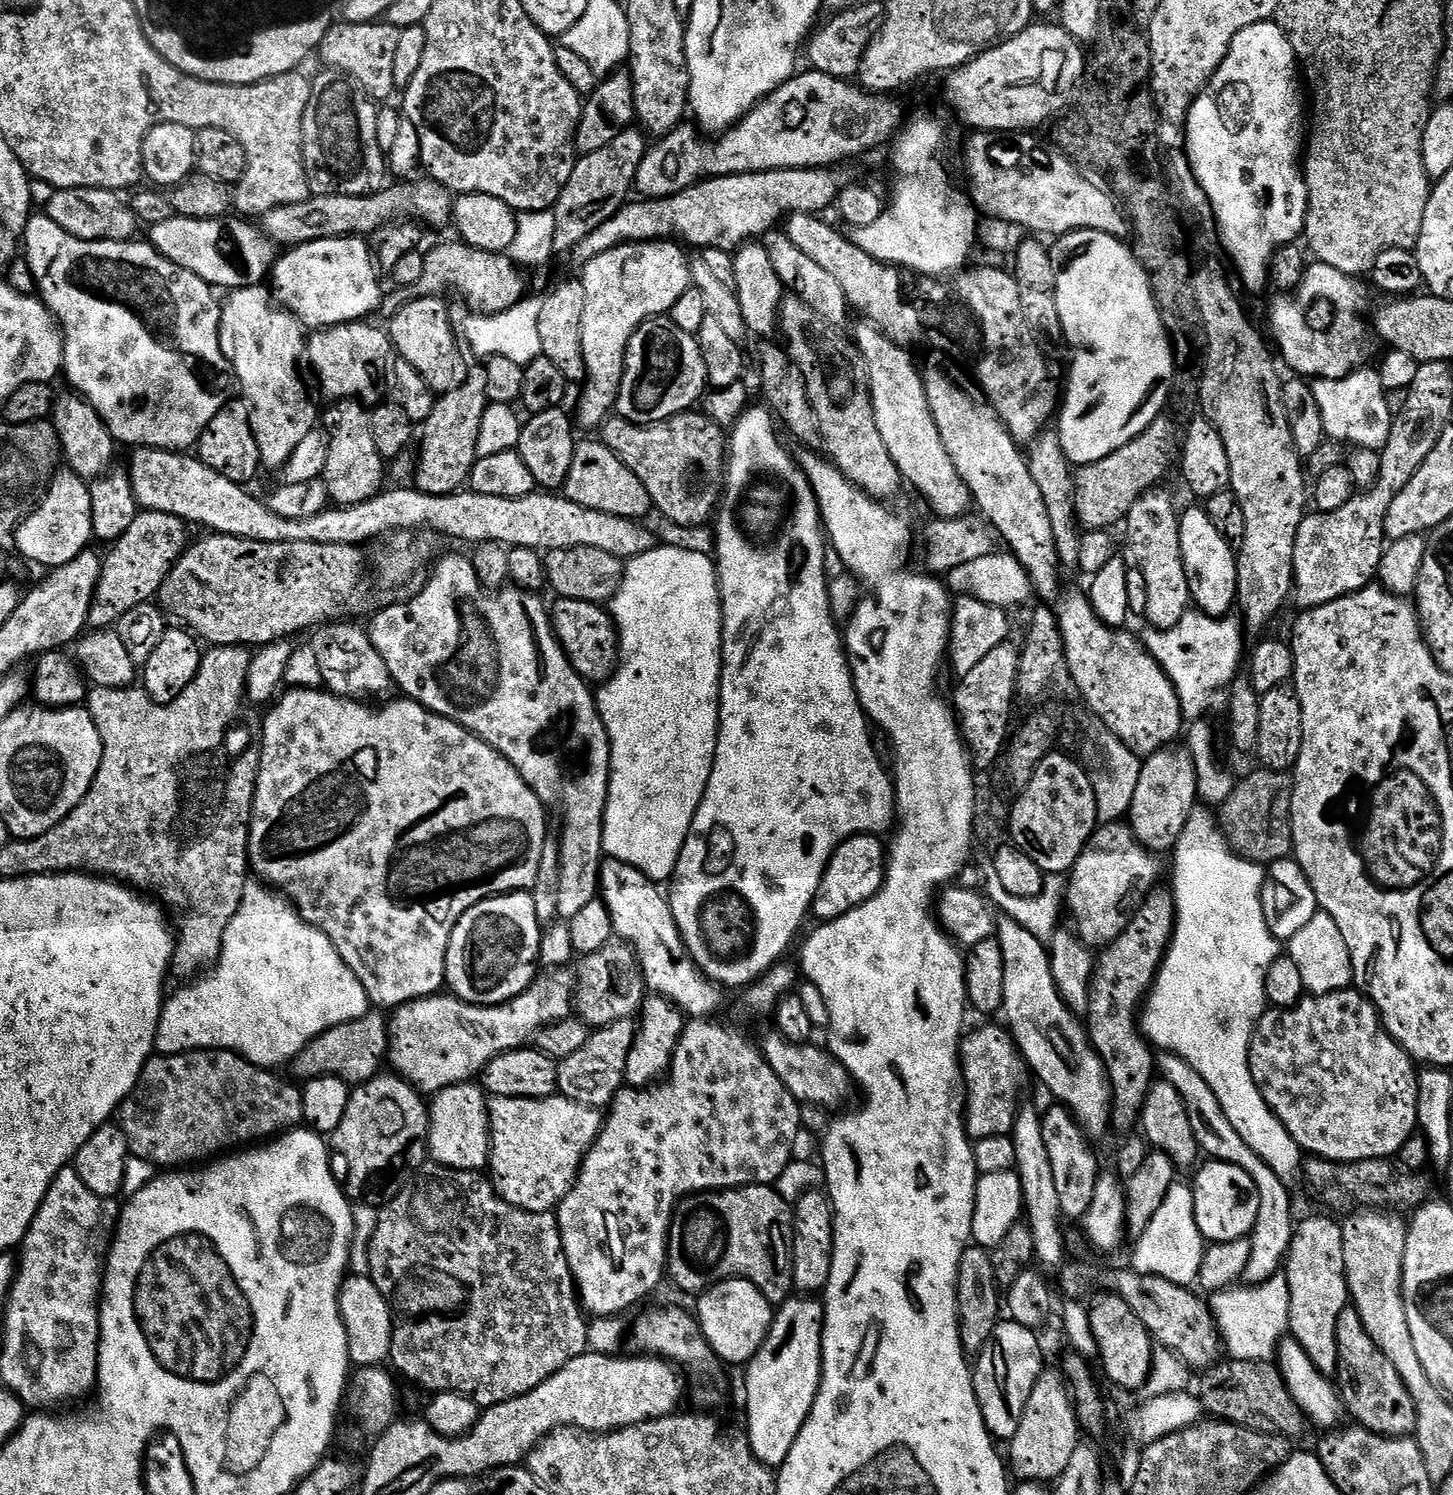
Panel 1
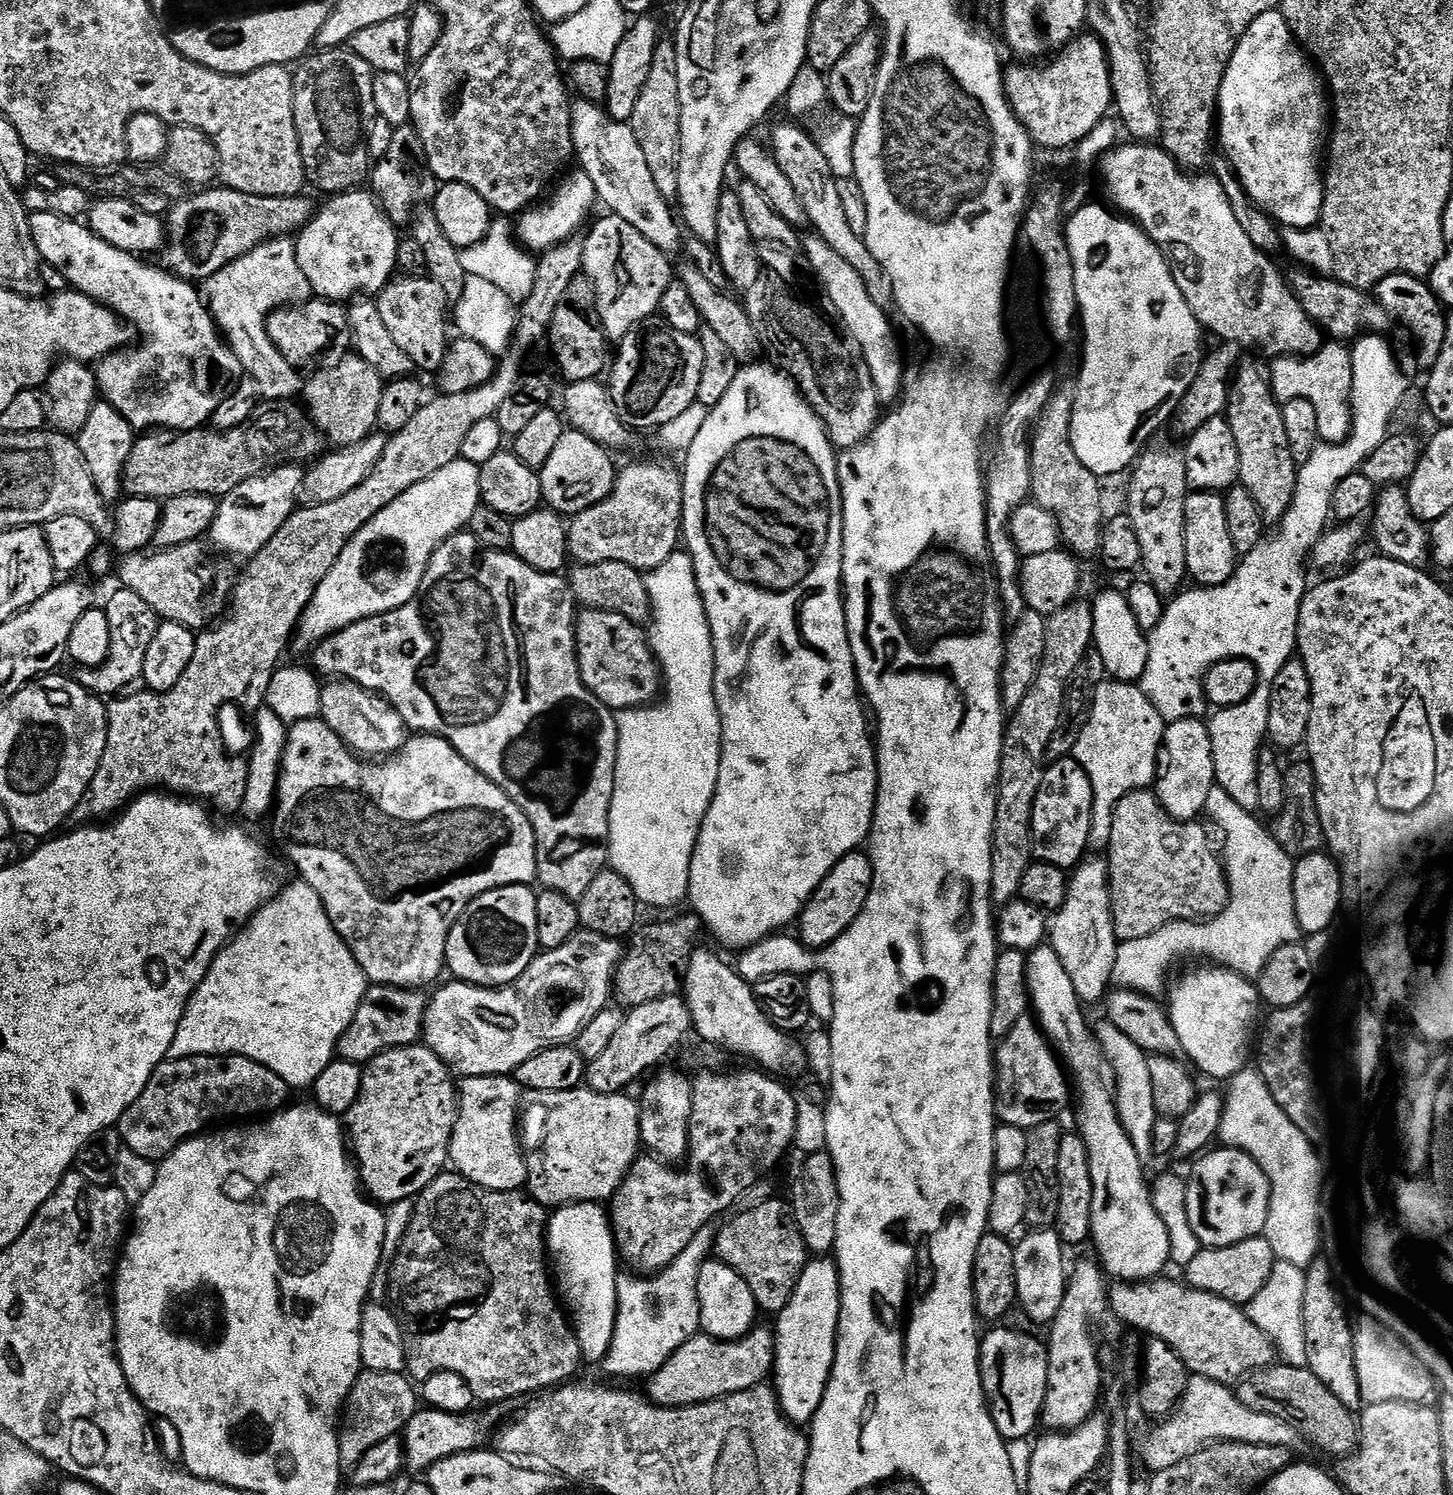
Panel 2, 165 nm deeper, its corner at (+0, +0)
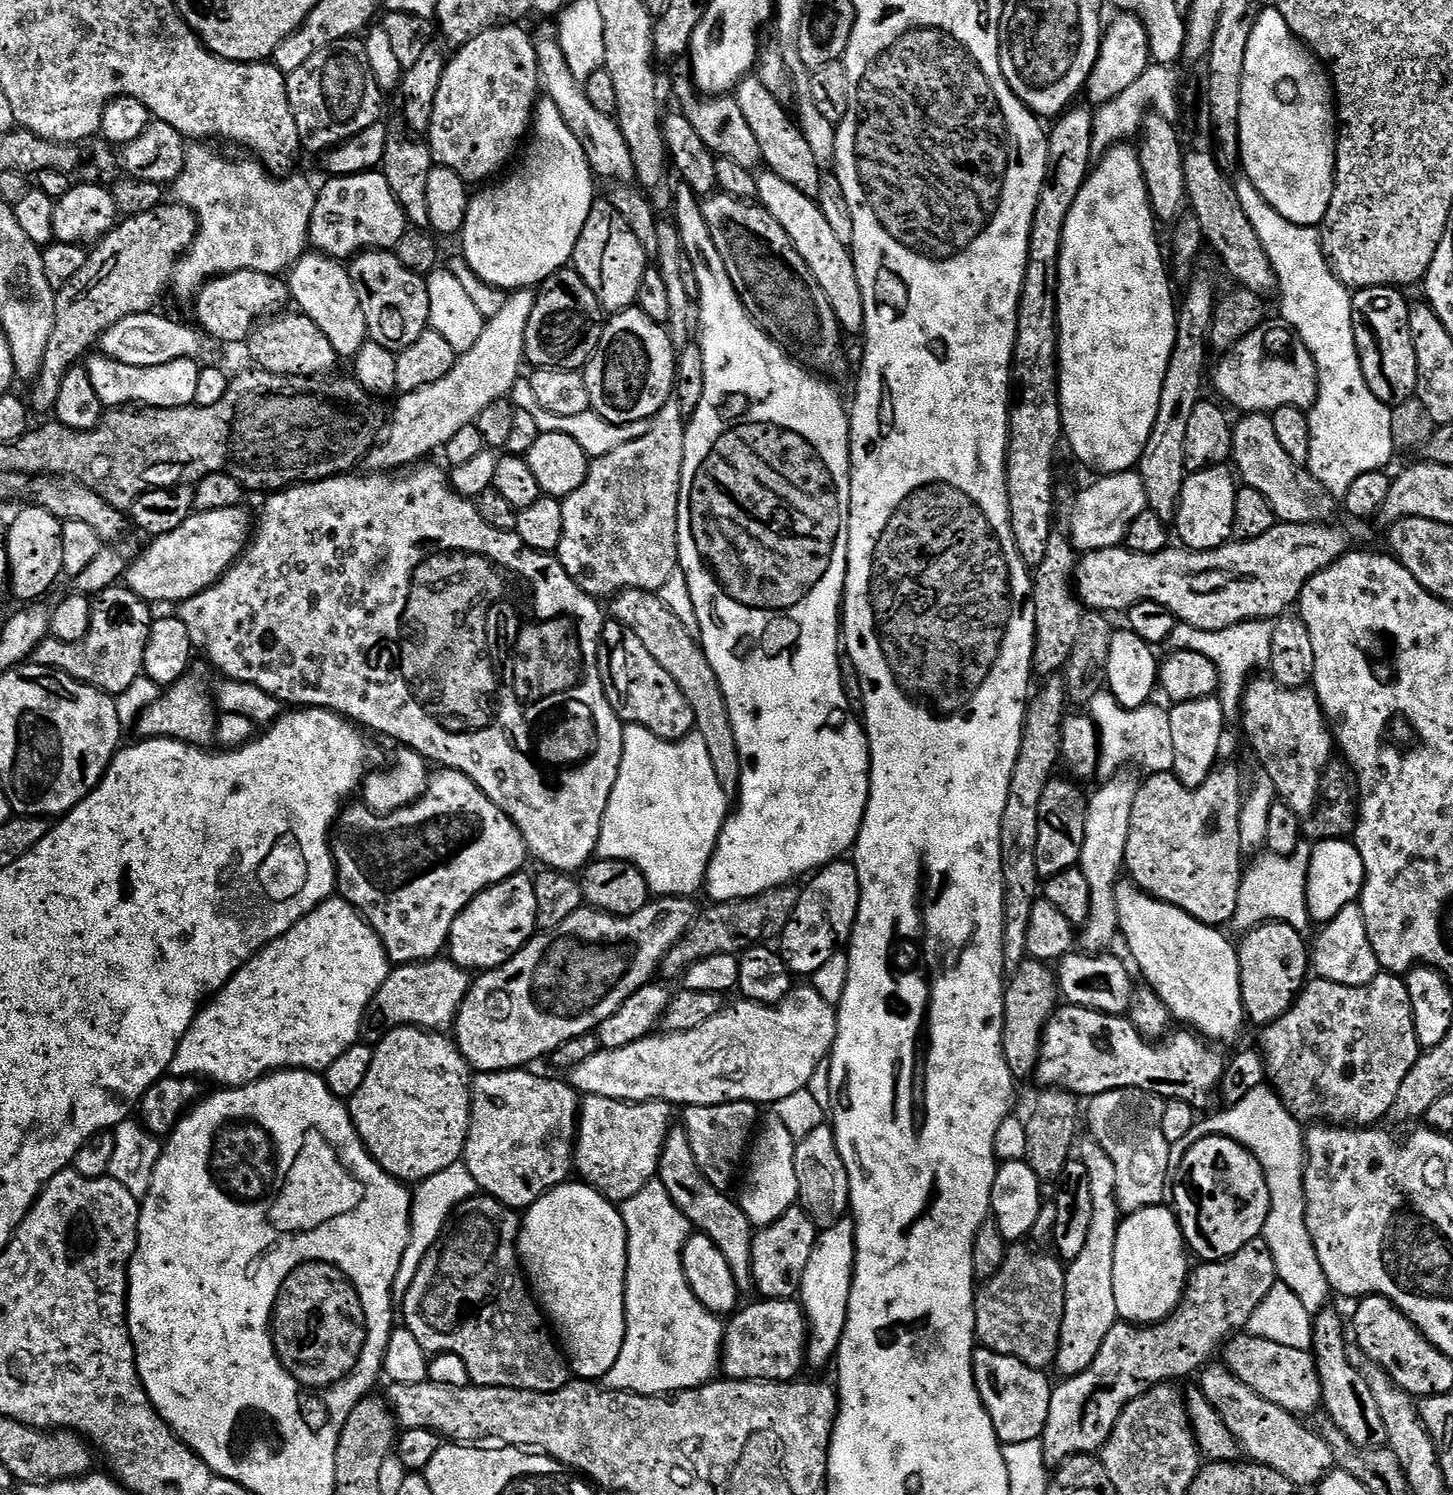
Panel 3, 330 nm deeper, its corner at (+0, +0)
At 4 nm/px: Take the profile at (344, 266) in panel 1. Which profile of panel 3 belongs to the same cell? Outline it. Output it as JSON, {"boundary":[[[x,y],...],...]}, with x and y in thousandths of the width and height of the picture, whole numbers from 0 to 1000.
{"boundary":[[[251,114],[226,121],[223,126],[220,126],[216,143],[213,146],[212,160],[214,165],[235,175],[254,167],[272,167],[282,151],[264,114]]]}

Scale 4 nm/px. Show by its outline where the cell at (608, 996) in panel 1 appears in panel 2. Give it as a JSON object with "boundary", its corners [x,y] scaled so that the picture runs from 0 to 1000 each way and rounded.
{"boundary":[[[473,612],[469,615],[460,615],[458,618],[440,619],[434,624],[435,632],[433,634],[432,632],[431,639],[424,647],[423,654],[423,669],[427,675],[434,676],[442,673],[442,670],[450,670],[450,668],[469,663],[471,648],[478,636],[478,629],[483,624],[481,613]]]}

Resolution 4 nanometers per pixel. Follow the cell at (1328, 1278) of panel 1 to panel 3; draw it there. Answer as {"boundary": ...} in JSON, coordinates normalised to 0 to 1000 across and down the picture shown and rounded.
{"boundary":[[[913,874],[909,878],[905,878],[902,904],[906,908],[910,924],[911,944],[922,955],[924,959],[926,959],[926,962],[929,962],[929,965],[932,965],[935,969],[952,969],[955,967],[955,963],[954,954],[951,954],[951,946],[948,946],[948,938],[946,938],[946,932],[943,932],[940,922],[937,922],[937,919],[929,911],[928,901],[926,881],[924,883],[917,874]]]}

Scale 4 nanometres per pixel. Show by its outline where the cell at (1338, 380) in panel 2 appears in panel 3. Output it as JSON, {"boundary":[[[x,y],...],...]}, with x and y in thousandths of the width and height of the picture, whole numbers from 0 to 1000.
{"boundary":[[[880,219],[864,219],[839,240],[836,258],[854,276],[875,277],[882,272],[900,274],[904,271],[907,262],[905,242],[888,219]]]}

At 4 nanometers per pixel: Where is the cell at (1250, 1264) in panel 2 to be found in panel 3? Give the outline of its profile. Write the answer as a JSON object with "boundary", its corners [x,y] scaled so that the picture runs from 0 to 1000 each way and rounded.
{"boundary":[[[869,828],[858,830],[843,843],[826,844],[824,846],[824,848],[822,846],[820,849],[818,858],[815,860],[812,873],[802,883],[789,887],[768,885],[764,892],[761,892],[761,898],[758,898],[758,903],[756,903],[756,908],[753,908],[750,914],[745,916],[745,919],[730,922],[730,926],[727,925],[725,928],[723,946],[720,948],[717,961],[719,977],[722,981],[729,981],[737,974],[756,972],[764,962],[772,943],[775,943],[775,940],[780,938],[780,935],[791,930],[794,926],[812,924],[814,920],[818,920],[820,918],[825,918],[835,909],[833,907],[836,904],[838,906],[841,898],[858,889],[860,879],[866,876],[869,868],[871,868],[871,866],[874,866],[874,863],[880,858],[877,841],[874,839],[874,833]]]}

